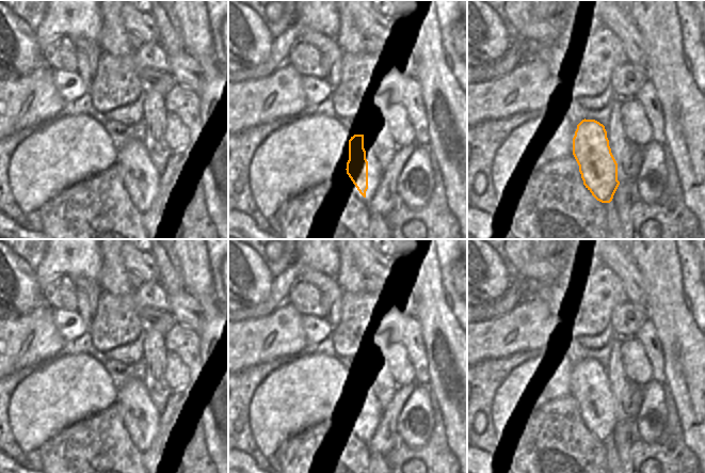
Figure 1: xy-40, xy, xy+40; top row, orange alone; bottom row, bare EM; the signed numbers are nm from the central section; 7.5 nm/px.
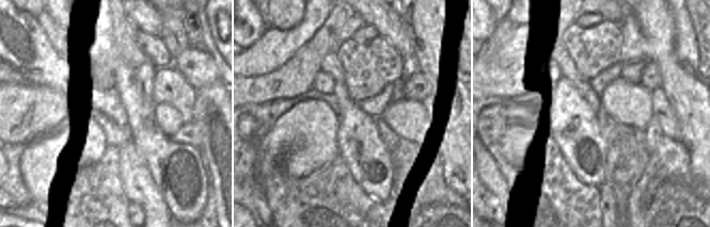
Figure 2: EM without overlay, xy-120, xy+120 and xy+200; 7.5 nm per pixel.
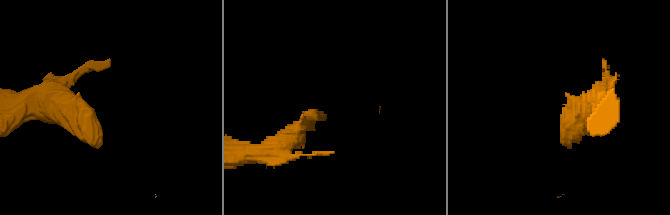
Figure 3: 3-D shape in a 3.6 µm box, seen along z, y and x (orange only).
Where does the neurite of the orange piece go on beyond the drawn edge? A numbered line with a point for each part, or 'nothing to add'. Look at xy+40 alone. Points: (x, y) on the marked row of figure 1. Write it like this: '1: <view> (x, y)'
1: xy+40 (614, 129)

